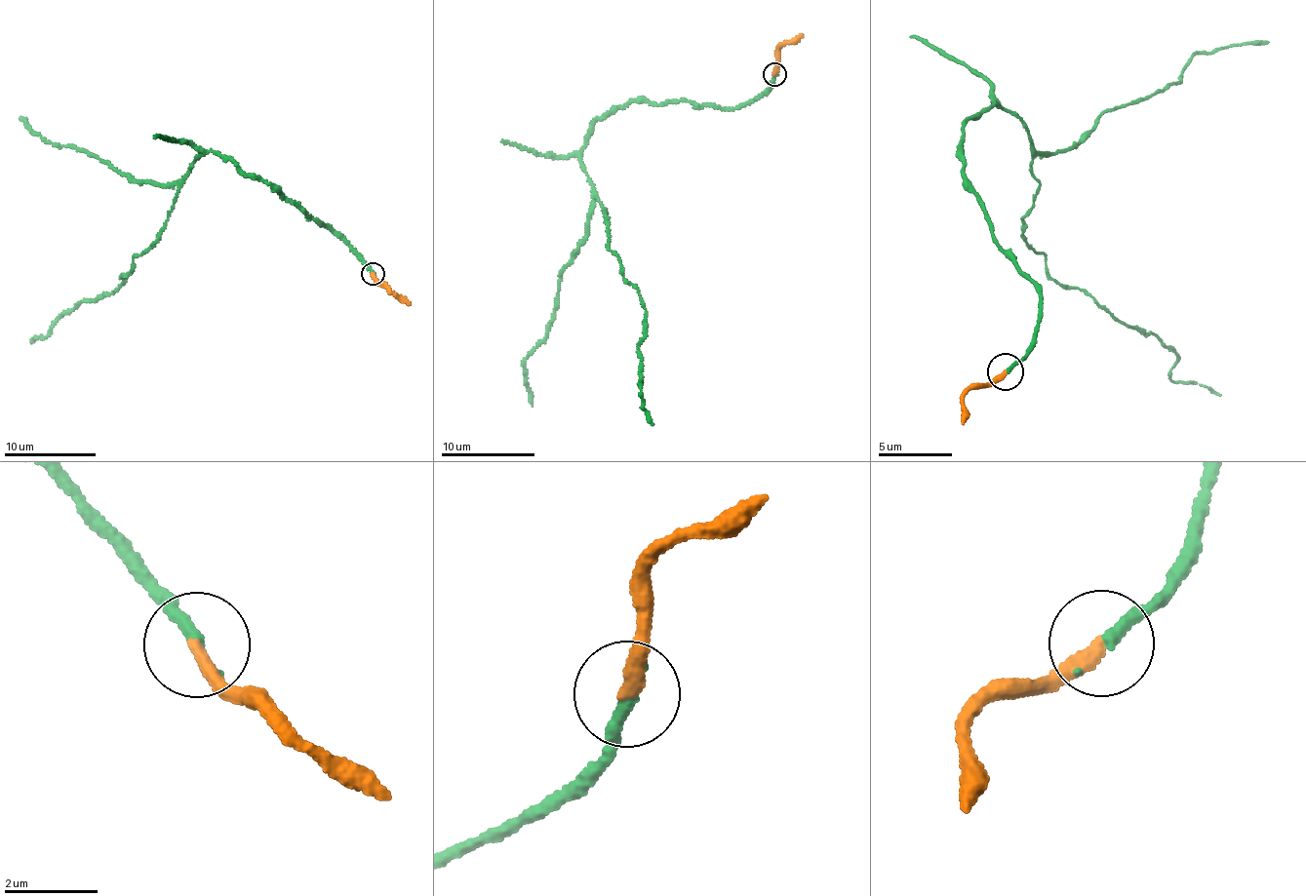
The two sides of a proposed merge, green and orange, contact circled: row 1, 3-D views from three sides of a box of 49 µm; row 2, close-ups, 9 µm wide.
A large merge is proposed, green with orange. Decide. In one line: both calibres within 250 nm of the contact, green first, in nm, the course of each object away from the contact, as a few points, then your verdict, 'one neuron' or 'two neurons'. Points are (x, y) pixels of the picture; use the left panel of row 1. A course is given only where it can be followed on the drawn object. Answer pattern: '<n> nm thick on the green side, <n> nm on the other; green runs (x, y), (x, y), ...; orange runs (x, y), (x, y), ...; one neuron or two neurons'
280 nm thick on the green side, 320 nm on the other; green runs (373, 273), (294, 204), (210, 150), (123, 282), (79, 302), (31, 343); orange runs (373, 273), (389, 291), (410, 304); one neuron

